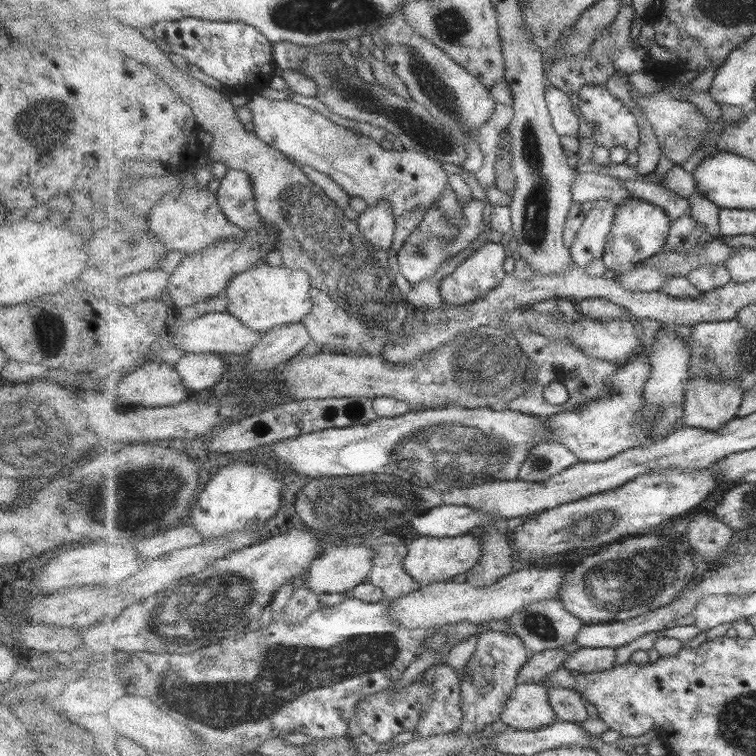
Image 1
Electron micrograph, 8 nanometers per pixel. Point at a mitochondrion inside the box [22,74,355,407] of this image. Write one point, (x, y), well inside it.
(50, 330)

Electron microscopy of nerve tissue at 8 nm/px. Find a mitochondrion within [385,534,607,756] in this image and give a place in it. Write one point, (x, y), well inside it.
(540, 625)

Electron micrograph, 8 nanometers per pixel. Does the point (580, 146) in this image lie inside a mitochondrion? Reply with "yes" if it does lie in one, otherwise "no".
no

